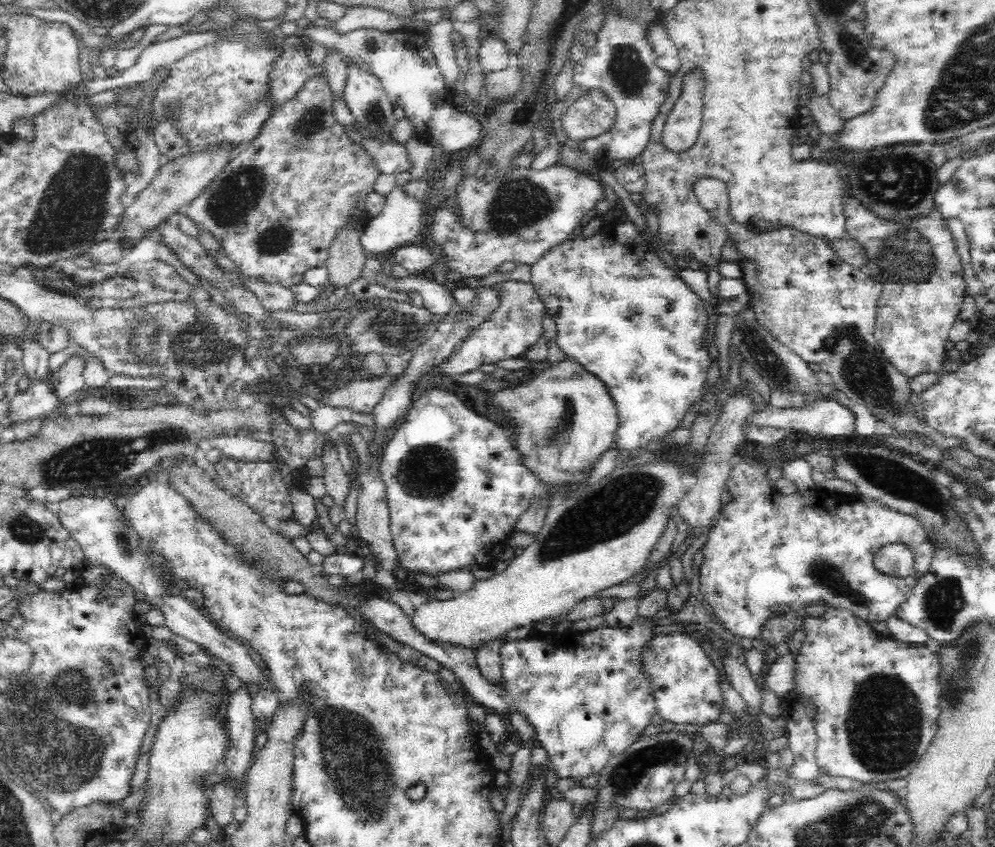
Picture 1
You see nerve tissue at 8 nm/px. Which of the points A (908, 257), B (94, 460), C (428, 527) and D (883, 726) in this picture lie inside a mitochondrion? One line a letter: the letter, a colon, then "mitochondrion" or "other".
A: mitochondrion
B: mitochondrion
C: other
D: mitochondrion

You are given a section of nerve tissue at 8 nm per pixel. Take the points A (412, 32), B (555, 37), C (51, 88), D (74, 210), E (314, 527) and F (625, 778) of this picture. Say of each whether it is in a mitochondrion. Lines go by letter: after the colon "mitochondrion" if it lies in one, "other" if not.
A: other
B: mitochondrion
C: other
D: mitochondrion
E: other
F: mitochondrion

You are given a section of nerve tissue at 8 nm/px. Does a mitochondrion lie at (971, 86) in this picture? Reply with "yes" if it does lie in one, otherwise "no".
yes

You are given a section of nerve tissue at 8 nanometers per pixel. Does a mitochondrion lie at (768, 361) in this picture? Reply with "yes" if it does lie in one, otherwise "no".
yes

